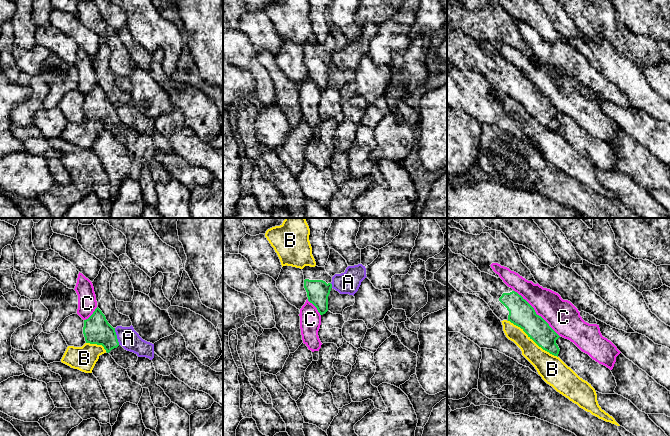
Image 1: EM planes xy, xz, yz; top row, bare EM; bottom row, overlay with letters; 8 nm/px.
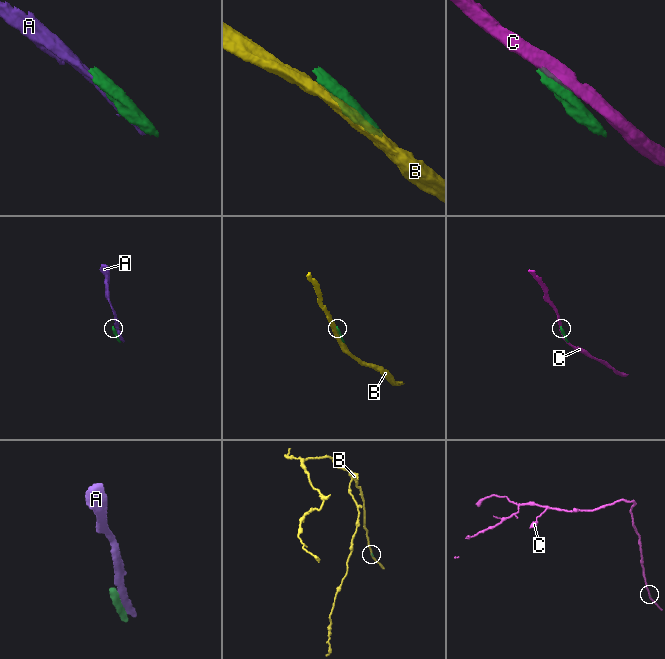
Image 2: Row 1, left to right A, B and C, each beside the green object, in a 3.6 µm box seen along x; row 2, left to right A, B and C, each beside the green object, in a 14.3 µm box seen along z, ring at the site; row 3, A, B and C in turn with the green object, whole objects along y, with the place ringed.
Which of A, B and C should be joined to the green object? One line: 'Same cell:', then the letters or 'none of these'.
Same cell: none of these

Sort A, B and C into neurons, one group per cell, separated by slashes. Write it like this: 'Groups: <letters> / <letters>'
Groups: A / B / C

